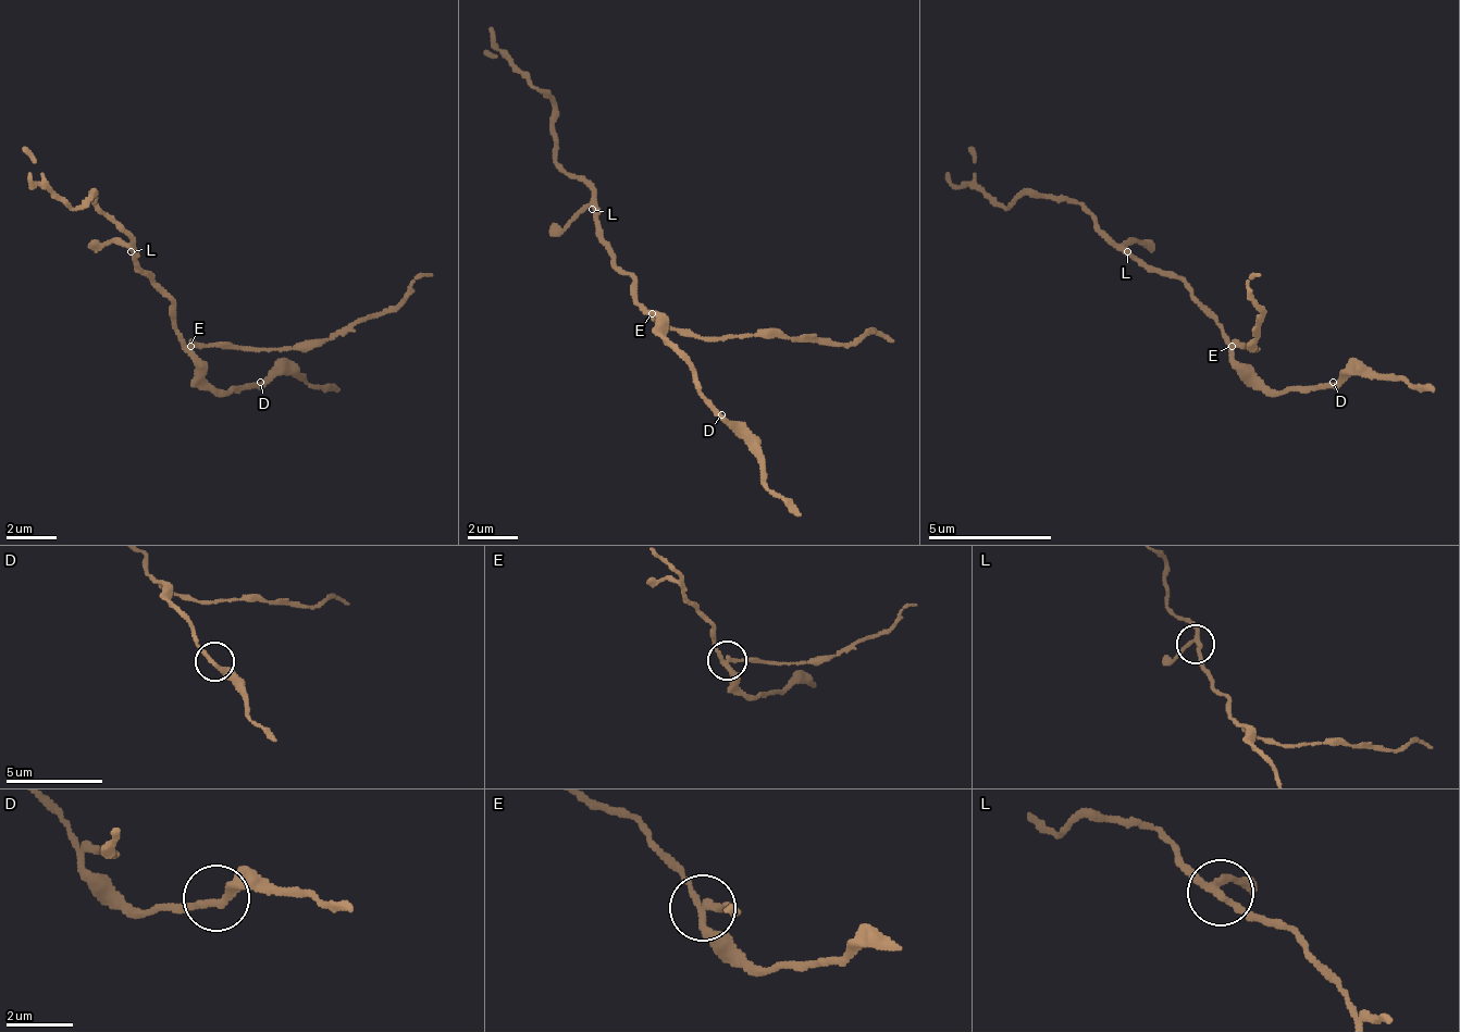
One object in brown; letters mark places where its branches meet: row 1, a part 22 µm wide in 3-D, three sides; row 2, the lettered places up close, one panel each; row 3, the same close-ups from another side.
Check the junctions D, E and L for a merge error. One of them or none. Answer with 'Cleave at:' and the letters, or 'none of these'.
Cleave at: E

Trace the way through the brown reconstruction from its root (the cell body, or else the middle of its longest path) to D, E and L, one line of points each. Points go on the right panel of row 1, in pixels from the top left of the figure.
D: (1196, 301), (1202, 307), (1202, 313), (1221, 332), (1227, 350), (1271, 387), (1326, 387), (1333, 382)
E: (1196, 301), (1202, 307), (1202, 313), (1233, 344)
L: (1196, 301), (1196, 295), (1177, 276), (1159, 276), (1152, 270), (1147, 270), (1127, 251)

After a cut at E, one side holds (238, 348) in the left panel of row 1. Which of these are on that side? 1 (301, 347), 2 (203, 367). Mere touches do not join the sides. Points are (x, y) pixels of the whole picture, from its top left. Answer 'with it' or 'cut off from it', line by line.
1: with it
2: cut off from it

